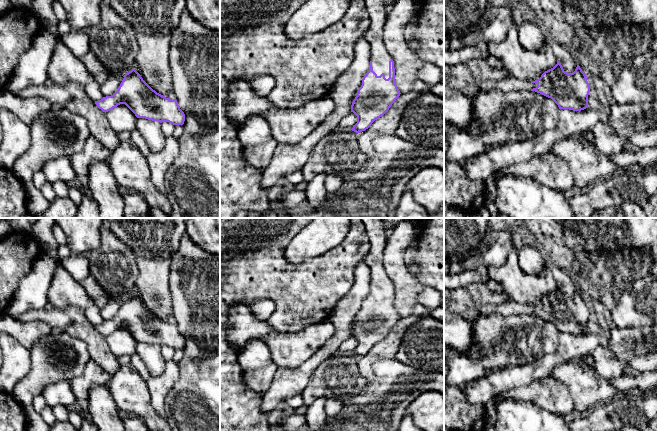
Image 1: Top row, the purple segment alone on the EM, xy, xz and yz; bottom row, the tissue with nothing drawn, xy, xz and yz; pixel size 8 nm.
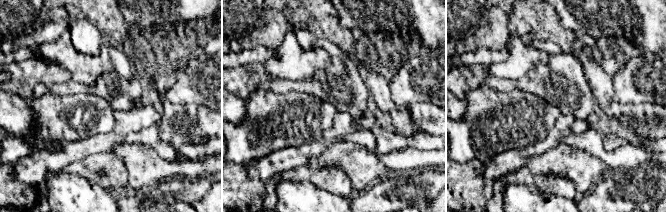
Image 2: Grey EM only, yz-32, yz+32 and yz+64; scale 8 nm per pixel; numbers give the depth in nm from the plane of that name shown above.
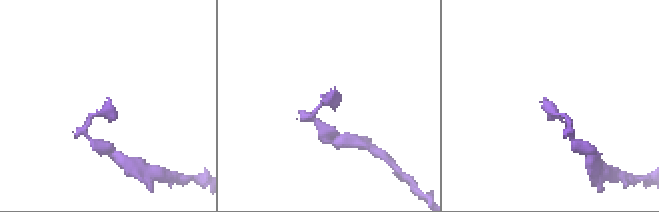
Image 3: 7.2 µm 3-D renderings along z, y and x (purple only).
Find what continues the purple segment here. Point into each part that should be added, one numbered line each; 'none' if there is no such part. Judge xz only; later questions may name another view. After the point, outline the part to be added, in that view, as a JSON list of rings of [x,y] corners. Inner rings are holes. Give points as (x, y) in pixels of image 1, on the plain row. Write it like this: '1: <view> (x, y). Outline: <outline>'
1: xz (374, 260). Outline: [[[360,218],[366,228],[369,238],[369,251],[366,254],[363,263],[369,269],[370,285],[372,286],[373,295],[380,300],[382,297],[385,302],[389,302],[389,285],[392,281],[384,270],[384,250],[386,247],[386,230],[383,226],[383,218]]]

